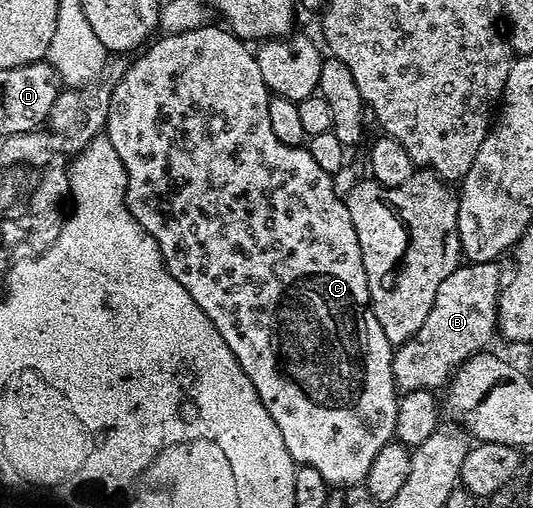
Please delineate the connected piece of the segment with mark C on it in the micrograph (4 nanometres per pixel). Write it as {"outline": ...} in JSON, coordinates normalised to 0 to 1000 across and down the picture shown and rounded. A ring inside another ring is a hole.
{"outline":[[[415,49],[368,53],[326,69],[304,67],[300,75],[296,85],[281,83],[255,110],[259,116],[236,130],[227,157],[205,181],[195,264],[208,285],[216,285],[216,301],[223,301],[223,317],[231,317],[231,333],[238,341],[238,411],[246,427],[276,451],[289,486],[298,490],[319,549],[326,549],[332,563],[362,587],[362,596],[373,600],[388,624],[396,624],[396,640],[411,648],[411,663],[418,663],[418,671],[426,671],[426,687],[441,695],[456,734],[463,734],[471,758],[478,758],[486,789],[493,789],[501,813],[508,813],[508,829],[523,837],[531,876],[538,892],[546,892],[550,909],[598,923],[621,955],[636,951],[644,959],[662,959],[668,951],[670,957],[683,953],[696,907],[704,907],[711,884],[719,884],[719,876],[732,872],[741,858],[749,772],[737,740],[741,683],[726,671],[726,656],[719,656],[711,632],[704,632],[704,616],[692,598],[689,537],[681,530],[674,467],[666,467],[666,443],[659,443],[659,419],[636,376],[632,384],[625,370],[627,346],[606,341],[606,333],[591,325],[591,309],[583,309],[578,287],[548,289],[516,270],[508,230],[501,230],[508,181],[493,159],[493,144],[486,144],[482,110],[462,79],[445,75]]]}

